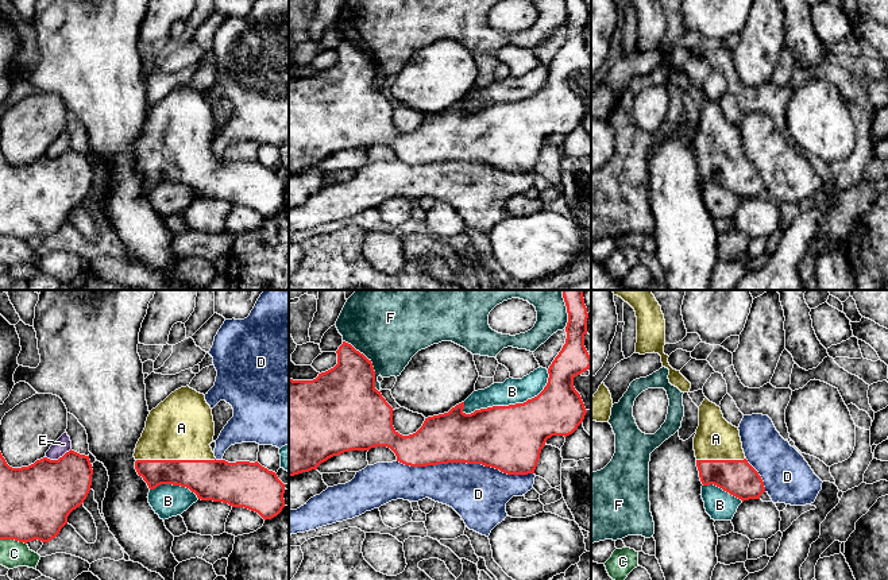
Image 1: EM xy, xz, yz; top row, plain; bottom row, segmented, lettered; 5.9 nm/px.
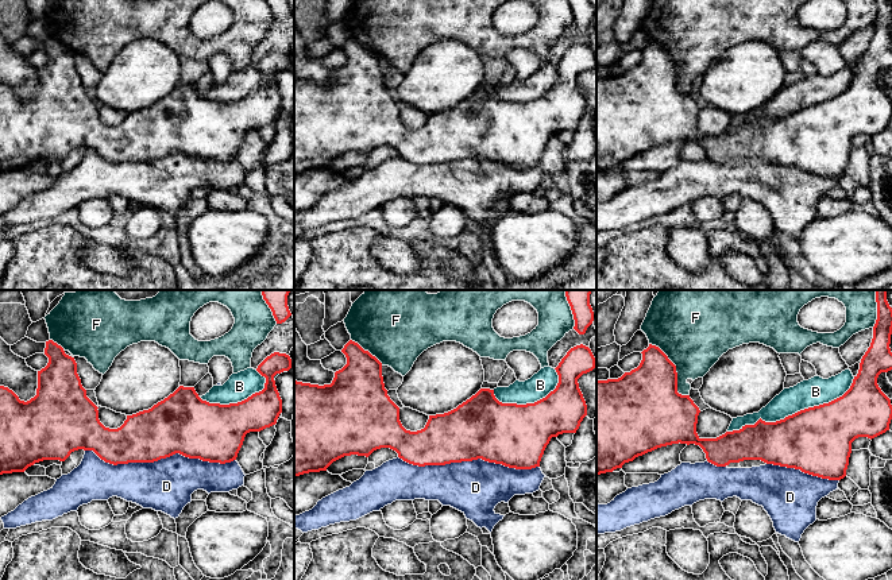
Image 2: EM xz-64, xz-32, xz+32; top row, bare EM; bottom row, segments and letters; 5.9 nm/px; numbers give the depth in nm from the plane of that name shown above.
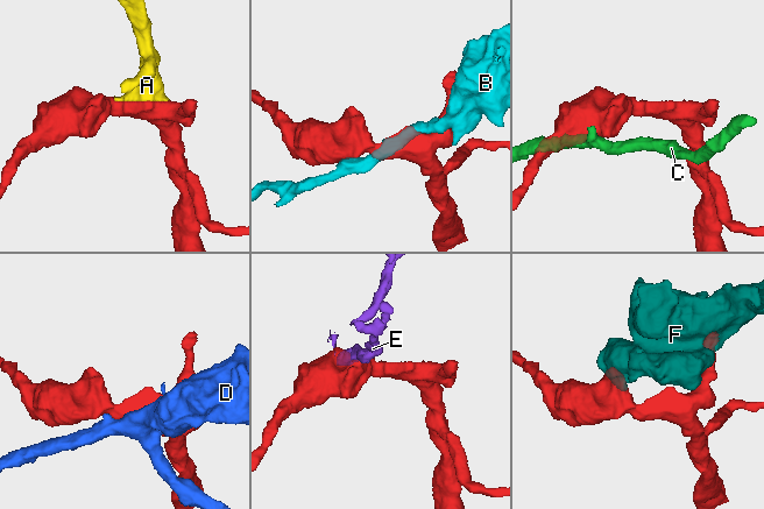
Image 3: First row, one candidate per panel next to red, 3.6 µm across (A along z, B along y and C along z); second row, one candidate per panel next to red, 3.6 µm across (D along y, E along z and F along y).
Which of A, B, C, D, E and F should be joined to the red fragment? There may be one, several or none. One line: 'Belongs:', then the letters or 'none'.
Belongs: A

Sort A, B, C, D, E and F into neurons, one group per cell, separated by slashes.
A / B / C / D / E / F

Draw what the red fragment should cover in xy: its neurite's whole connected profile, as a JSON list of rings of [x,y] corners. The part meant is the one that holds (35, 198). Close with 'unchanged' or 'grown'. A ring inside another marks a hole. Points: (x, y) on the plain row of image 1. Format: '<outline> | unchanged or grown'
[[[74,148],[58,158],[43,155],[34,162],[12,166],[0,150],[0,237],[49,240],[67,221],[69,212],[86,197],[92,183],[89,154]]] | unchanged

